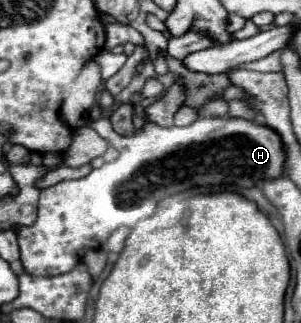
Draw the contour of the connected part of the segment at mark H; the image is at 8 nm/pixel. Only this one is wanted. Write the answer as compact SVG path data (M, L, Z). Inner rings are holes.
M101 117L101 119L97 119L97 121L91 121L89 127L93 127L101 137L113 137L113 147L119 149L119 157L117 157L115 161L111 161L111 163L105 163L105 165L99 167L99 169L93 169L93 171L91 171L87 177L83 177L83 179L61 181L61 183L51 185L51 187L47 187L47 189L41 191L41 201L39 201L41 205L39 205L37 221L35 221L31 227L19 227L19 229L17 229L17 239L19 239L19 249L21 249L21 261L23 261L23 267L25 267L25 271L27 271L29 275L53 277L53 275L69 273L69 271L81 261L81 257L85 255L83 249L99 249L99 247L105 245L105 241L109 239L109 235L111 235L115 229L119 229L119 227L133 227L133 225L137 223L137 219L141 219L141 215L137 215L139 203L143 203L147 197L151 197L151 193L153 193L155 189L159 189L159 187L167 187L169 191L183 191L183 189L189 189L189 187L193 187L193 185L221 185L221 183L225 183L225 185L235 183L235 185L239 185L239 187L253 187L253 185L257 185L257 183L261 183L261 181L265 181L265 179L273 179L273 177L283 175L285 153L283 153L279 135L277 135L273 129L265 127L265 125L255 123L255 121L247 121L247 119L221 119L221 117L211 117L211 119L197 119L195 123L191 123L191 125L187 125L187 127L175 127L175 125L173 125L173 127L159 127L159 125L155 125L155 123L145 123L141 131L135 131L133 137L121 137L121 135L117 135L117 133L113 131L113 127L111 127L111 123L109 123L107 117Z

